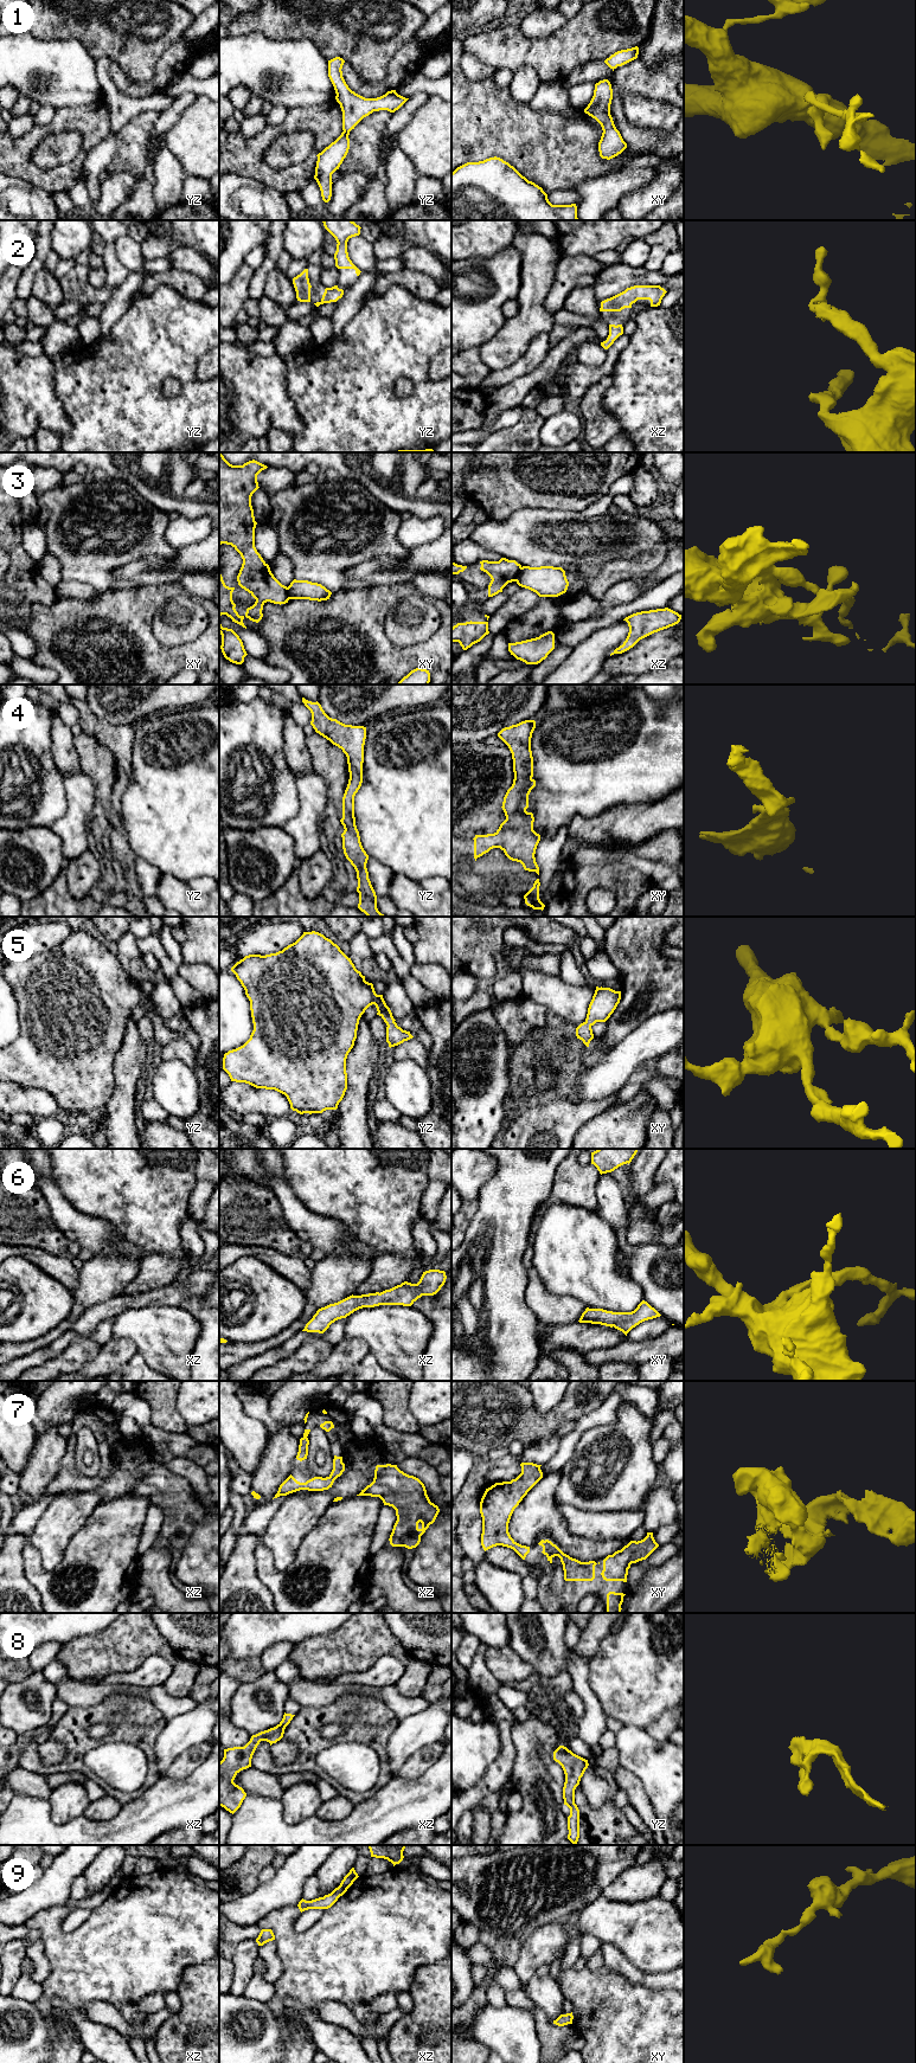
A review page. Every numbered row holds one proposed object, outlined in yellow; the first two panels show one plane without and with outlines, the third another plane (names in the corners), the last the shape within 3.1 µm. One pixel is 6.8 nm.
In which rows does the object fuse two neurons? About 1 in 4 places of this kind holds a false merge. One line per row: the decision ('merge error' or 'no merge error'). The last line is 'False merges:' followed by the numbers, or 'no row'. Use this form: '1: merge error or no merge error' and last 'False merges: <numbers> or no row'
1: no merge error
2: no merge error
3: merge error
4: no merge error
5: no merge error
6: no merge error
7: no merge error
8: no merge error
9: no merge error
False merges: 3

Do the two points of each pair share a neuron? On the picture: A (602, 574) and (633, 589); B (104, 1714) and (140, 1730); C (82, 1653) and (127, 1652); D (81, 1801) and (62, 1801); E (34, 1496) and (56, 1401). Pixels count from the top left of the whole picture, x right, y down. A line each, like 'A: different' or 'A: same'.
A: different
B: same
C: same
D: same
E: same

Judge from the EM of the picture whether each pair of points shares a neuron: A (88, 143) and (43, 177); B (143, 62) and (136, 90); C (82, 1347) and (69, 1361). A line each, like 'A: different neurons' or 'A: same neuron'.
A: same neuron
B: different neurons
C: same neuron

